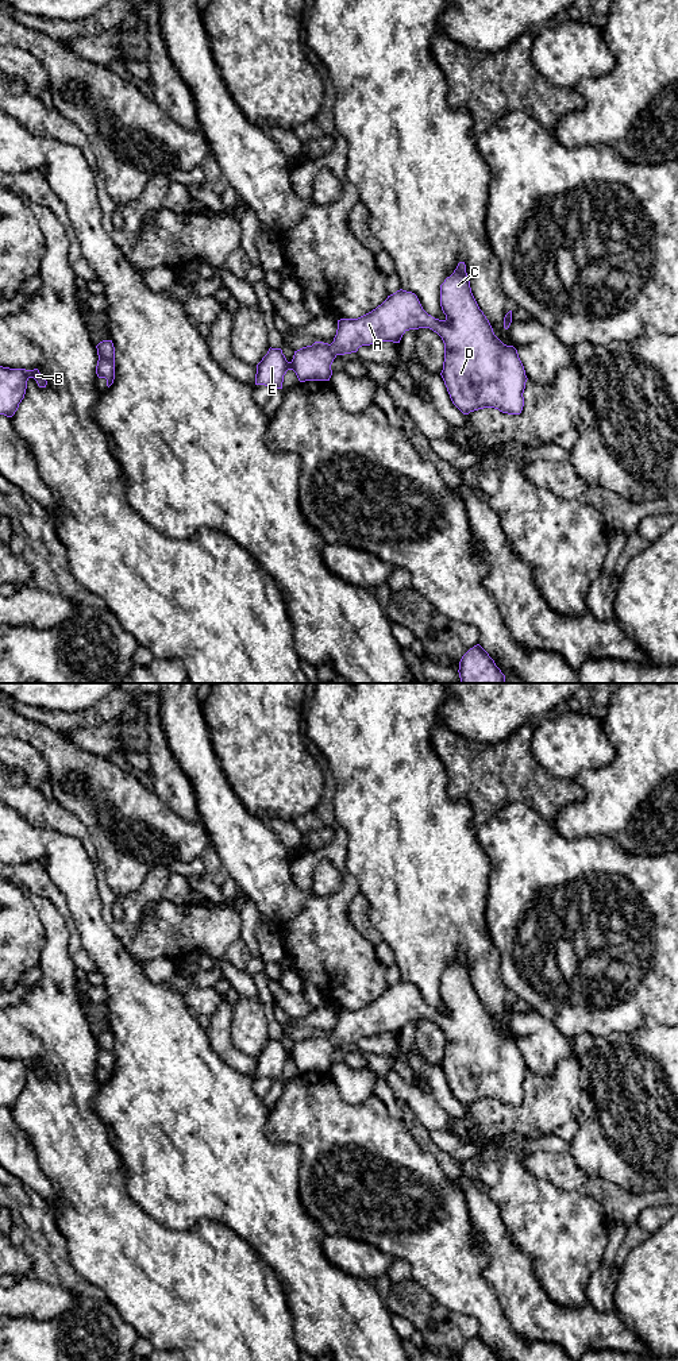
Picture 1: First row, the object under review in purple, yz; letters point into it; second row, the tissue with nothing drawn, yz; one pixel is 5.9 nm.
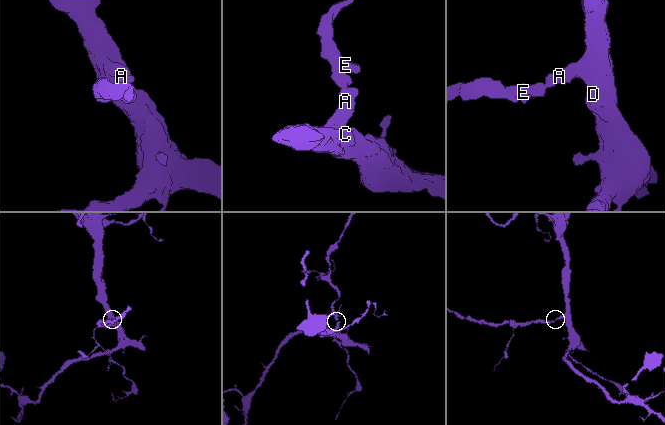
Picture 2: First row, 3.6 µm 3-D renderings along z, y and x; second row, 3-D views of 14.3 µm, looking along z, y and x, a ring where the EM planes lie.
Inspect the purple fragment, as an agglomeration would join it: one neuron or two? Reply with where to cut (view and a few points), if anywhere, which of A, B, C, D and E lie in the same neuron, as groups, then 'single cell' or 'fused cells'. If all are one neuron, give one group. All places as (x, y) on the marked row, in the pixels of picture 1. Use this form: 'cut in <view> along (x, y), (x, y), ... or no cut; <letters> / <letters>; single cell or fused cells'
no cut; A B C D E; single cell

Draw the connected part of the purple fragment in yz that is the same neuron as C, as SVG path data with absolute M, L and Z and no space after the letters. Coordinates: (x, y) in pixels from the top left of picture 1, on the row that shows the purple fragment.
M459 262L454 273L440 285L440 306L446 315L439 320L428 315L417 296L412 292L397 290L371 312L358 319L338 320L338 329L331 344L315 342L312 346L294 351L293 359L286 361L281 348L269 348L267 354L257 365L255 385L282 389L284 375L293 370L300 382L330 381L331 365L338 355L357 352L362 346L393 342L400 343L409 329L429 328L444 343L444 362L440 373L452 404L463 413L494 408L502 413L520 415L524 406L524 389L527 375L524 366L513 346L504 344L493 332L493 328L479 309L470 288L465 262Z

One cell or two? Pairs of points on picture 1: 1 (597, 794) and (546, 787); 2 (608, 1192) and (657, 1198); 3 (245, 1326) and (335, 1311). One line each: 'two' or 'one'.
1: two
2: one
3: two

